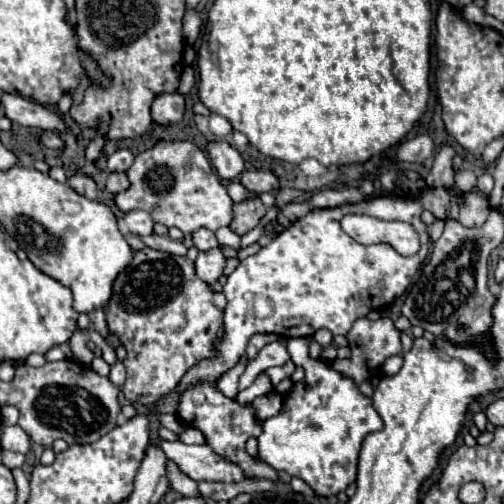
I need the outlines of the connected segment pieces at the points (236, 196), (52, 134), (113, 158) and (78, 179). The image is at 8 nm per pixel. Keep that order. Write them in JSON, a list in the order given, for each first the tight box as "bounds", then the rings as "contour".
[{"bounds":[226,179,254,203],"contour":[[[234,179],[226,189],[228,189],[228,195],[232,197],[232,201],[234,201],[234,203],[242,203],[242,201],[246,201],[246,199],[252,199],[252,197],[254,197],[254,193],[252,193],[250,189],[246,189],[238,179]]]},{"bounds":[40,131,66,149],"contour":[[[42,131],[40,139],[42,139],[42,143],[44,143],[48,149],[64,149],[64,147],[66,147],[66,143],[64,143],[64,139],[60,137],[58,131]]]},{"bounds":[108,149,134,171],"contour":[[[118,149],[108,157],[108,171],[128,171],[134,161],[134,153],[128,149]]]},{"bounds":[68,175,96,201],"contour":[[[74,175],[74,177],[68,179],[68,185],[70,185],[76,193],[88,197],[90,201],[96,201],[96,183],[94,183],[90,177],[86,177],[86,175]]]}]

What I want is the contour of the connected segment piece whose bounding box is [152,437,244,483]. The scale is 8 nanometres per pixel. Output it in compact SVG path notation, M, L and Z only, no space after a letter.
M162 437L152 439L158 445L166 459L176 463L178 469L192 477L194 481L242 481L244 473L238 465L224 461L224 457L216 457L208 445L186 445L182 441L166 441Z

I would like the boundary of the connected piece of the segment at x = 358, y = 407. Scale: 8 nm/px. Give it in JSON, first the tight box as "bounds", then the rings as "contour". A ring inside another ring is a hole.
{"bounds":[258,339,382,497],"contour":[[[310,339],[286,341],[294,365],[302,365],[306,377],[294,383],[284,409],[264,421],[264,431],[258,437],[258,459],[276,471],[300,477],[318,495],[330,497],[344,491],[356,479],[362,441],[368,433],[382,429],[382,419],[372,407],[370,397],[364,397],[352,379],[336,373],[326,361],[310,359],[308,347]]]}

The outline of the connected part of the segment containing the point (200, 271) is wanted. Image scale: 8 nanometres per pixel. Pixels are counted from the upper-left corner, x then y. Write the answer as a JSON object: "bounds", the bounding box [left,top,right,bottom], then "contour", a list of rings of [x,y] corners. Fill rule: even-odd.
{"bounds":[194,247,226,285],"contour":[[[216,247],[216,249],[210,249],[210,251],[198,253],[198,259],[196,259],[194,265],[196,265],[196,275],[204,283],[212,285],[212,283],[216,283],[220,279],[222,269],[226,265],[226,257],[222,255],[220,247]]]}

